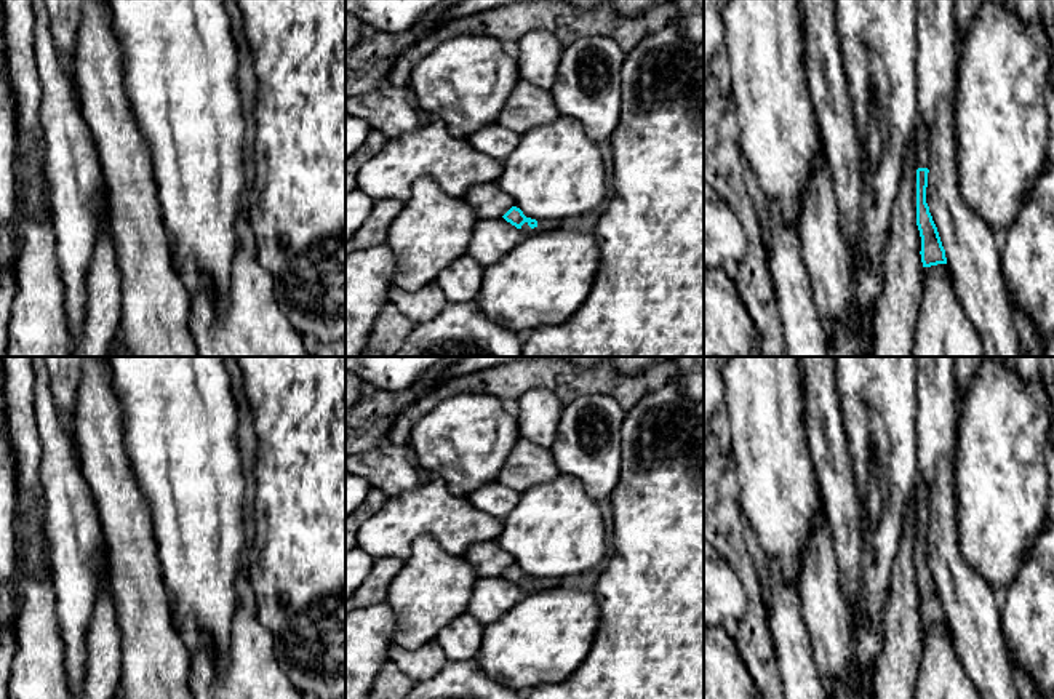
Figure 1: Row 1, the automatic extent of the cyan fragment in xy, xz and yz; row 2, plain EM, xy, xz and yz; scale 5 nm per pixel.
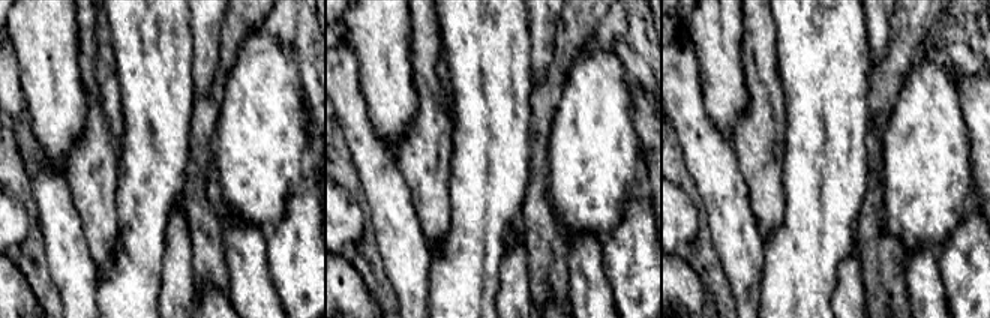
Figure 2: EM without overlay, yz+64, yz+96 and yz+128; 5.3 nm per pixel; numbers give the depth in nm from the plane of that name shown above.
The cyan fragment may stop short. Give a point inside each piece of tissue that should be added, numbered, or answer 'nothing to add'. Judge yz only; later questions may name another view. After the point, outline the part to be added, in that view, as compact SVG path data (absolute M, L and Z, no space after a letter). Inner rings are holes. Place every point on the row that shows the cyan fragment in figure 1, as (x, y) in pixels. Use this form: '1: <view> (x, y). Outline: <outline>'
1: yz (922, 136). Outline: M920 122L920 125L916 126L915 131L915 138L916 138L916 166L918 168L928 168L929 163L929 152L928 152L928 126Z

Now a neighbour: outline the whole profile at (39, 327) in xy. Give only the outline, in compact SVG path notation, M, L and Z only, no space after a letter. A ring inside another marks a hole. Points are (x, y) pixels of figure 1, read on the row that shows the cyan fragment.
M0 0L5 18L5 75L16 101L16 203L10 222L14 243L11 272L16 294L8 325L6 357L107 357L122 318L122 272L112 229L101 224L86 277L86 307L80 336L75 341L67 320L66 286L56 258L50 189L43 176L45 146L38 120L42 86L35 62L34 0Z

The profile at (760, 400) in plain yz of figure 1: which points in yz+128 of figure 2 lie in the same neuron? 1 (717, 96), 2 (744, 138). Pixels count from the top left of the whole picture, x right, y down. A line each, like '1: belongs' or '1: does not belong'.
1: belongs
2: belongs

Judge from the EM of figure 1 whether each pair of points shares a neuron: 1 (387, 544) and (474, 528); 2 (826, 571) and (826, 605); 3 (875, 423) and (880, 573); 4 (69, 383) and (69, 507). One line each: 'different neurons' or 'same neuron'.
1: same neuron
2: same neuron
3: same neuron
4: different neurons

